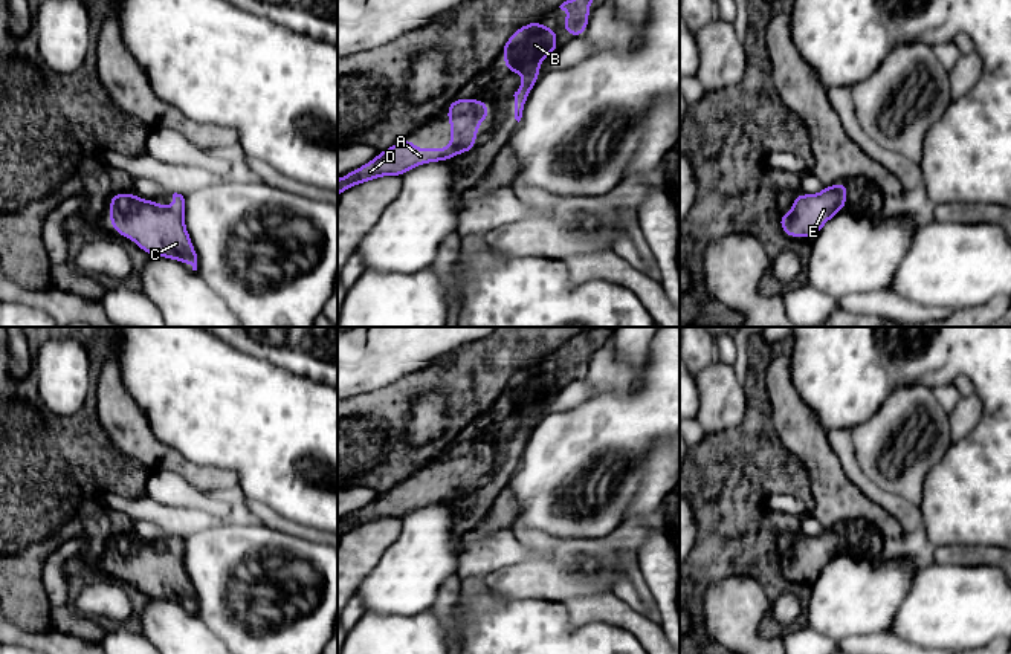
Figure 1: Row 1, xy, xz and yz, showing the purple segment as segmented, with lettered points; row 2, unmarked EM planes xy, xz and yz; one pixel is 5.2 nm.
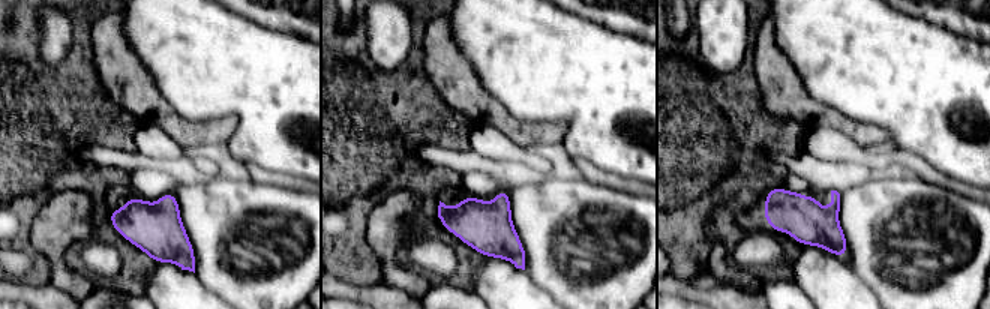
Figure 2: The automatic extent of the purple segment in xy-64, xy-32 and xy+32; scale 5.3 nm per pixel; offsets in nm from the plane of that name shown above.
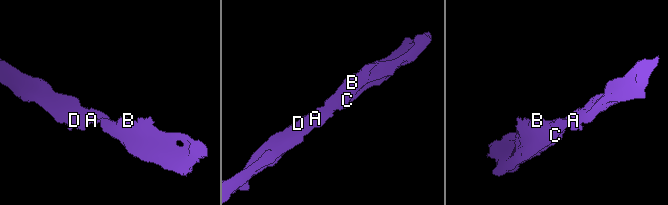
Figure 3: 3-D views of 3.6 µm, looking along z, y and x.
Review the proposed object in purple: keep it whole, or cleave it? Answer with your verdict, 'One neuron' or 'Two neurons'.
One neuron

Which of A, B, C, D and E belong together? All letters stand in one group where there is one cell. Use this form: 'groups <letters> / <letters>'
groups A B C D E

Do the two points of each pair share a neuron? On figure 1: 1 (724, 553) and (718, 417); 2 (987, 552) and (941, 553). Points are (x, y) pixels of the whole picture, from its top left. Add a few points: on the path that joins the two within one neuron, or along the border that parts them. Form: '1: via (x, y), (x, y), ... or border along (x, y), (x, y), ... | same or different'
1: border along (746, 408), (744, 419), (733, 428), (706, 434) | different
2: via (976, 553), (952, 553) | same

